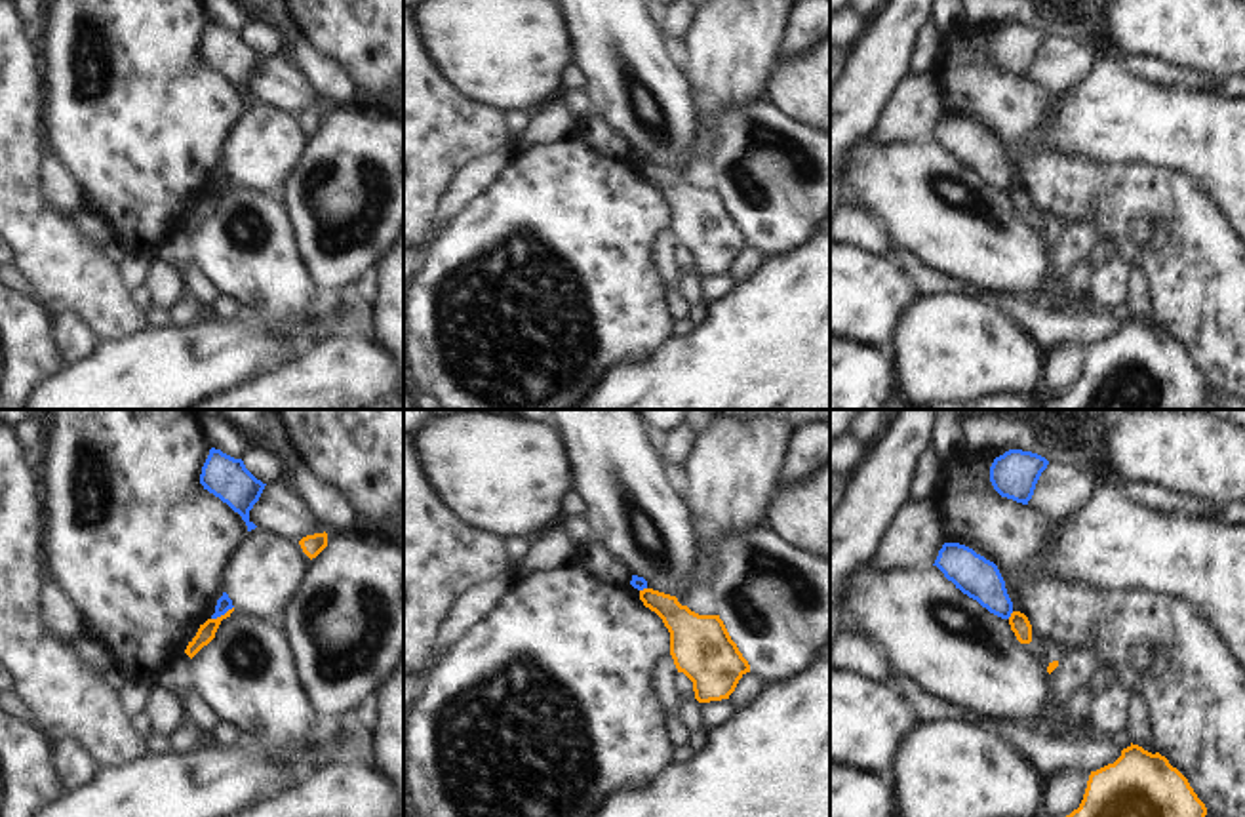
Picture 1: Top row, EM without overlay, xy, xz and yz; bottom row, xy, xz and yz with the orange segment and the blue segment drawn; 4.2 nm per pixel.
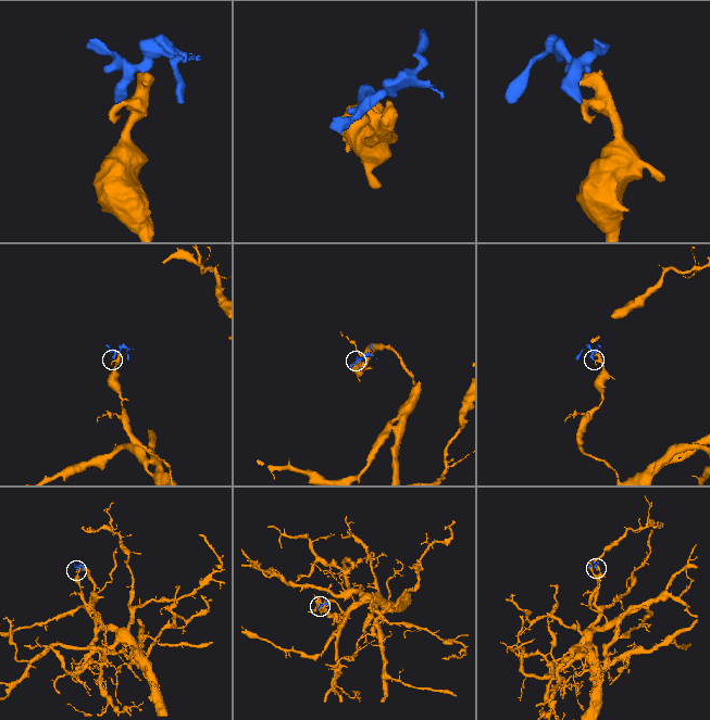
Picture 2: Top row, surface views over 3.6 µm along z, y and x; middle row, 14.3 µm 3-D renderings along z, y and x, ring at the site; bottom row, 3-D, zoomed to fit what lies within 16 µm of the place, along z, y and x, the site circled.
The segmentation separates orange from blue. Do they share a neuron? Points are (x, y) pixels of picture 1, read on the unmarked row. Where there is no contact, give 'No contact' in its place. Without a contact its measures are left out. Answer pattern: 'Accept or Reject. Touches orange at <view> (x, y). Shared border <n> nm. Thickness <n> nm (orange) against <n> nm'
Reject. Touches orange at xy (221, 189). Shared border 110 nm. Thickness 80 nm (orange) against 60 nm

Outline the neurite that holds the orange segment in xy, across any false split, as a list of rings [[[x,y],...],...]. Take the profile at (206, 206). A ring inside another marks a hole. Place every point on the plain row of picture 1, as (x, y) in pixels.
[[[234,181],[228,183],[225,189],[217,192],[208,192],[204,198],[200,198],[196,209],[188,215],[185,227],[192,232],[204,219],[208,219],[215,211],[221,194],[230,190],[232,185]]]

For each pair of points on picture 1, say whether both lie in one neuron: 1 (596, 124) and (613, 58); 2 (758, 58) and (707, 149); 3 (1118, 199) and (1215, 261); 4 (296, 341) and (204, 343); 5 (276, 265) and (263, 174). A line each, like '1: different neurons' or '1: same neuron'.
1: different neurons
2: same neuron
3: same neuron
4: same neuron
5: different neurons

